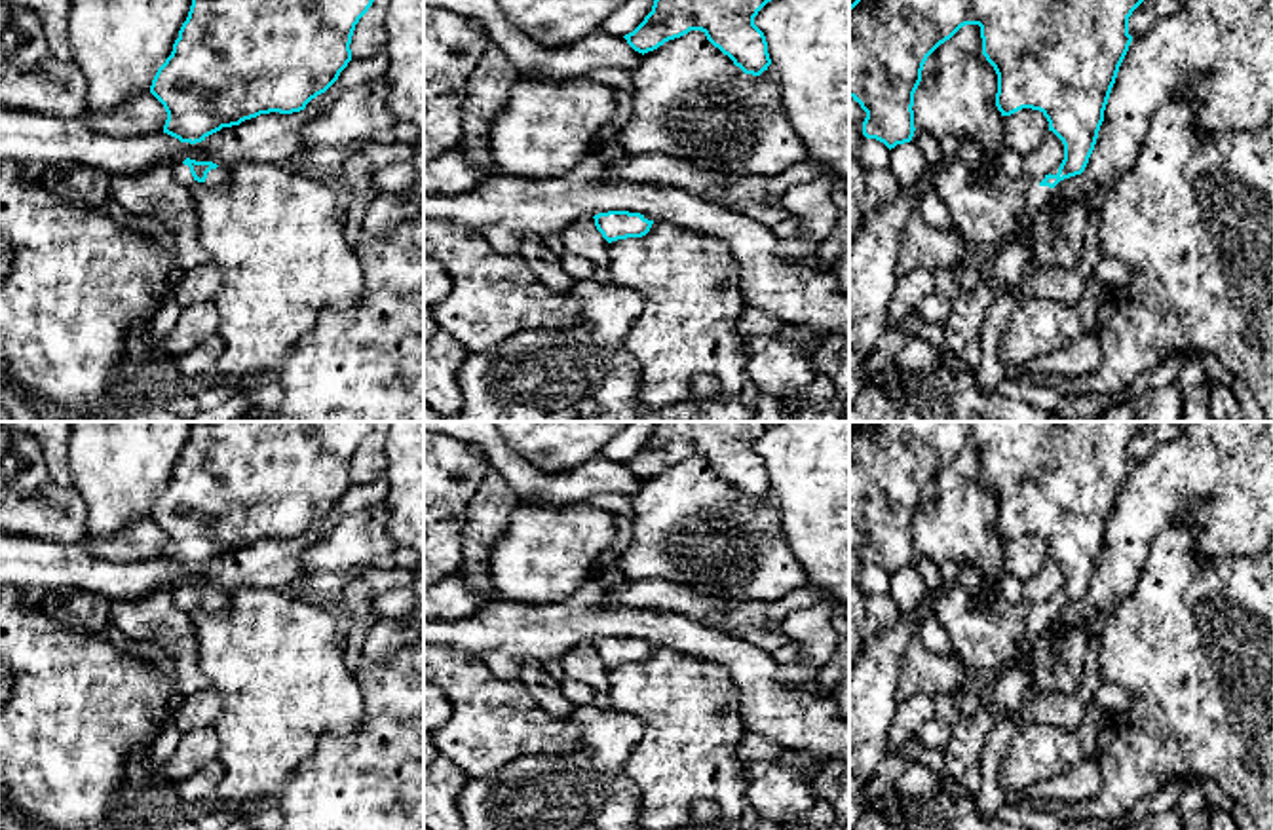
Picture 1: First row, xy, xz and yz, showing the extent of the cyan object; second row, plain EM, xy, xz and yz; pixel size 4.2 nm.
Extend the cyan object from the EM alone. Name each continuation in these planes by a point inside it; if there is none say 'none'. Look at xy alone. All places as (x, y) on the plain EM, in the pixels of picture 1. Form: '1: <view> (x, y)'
1: xy (181, 599)
2: xy (219, 603)

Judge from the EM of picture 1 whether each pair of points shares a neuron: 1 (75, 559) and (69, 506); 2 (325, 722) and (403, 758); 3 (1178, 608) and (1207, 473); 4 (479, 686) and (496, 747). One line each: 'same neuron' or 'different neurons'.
1: different neurons
2: different neurons
3: different neurons
4: same neuron

